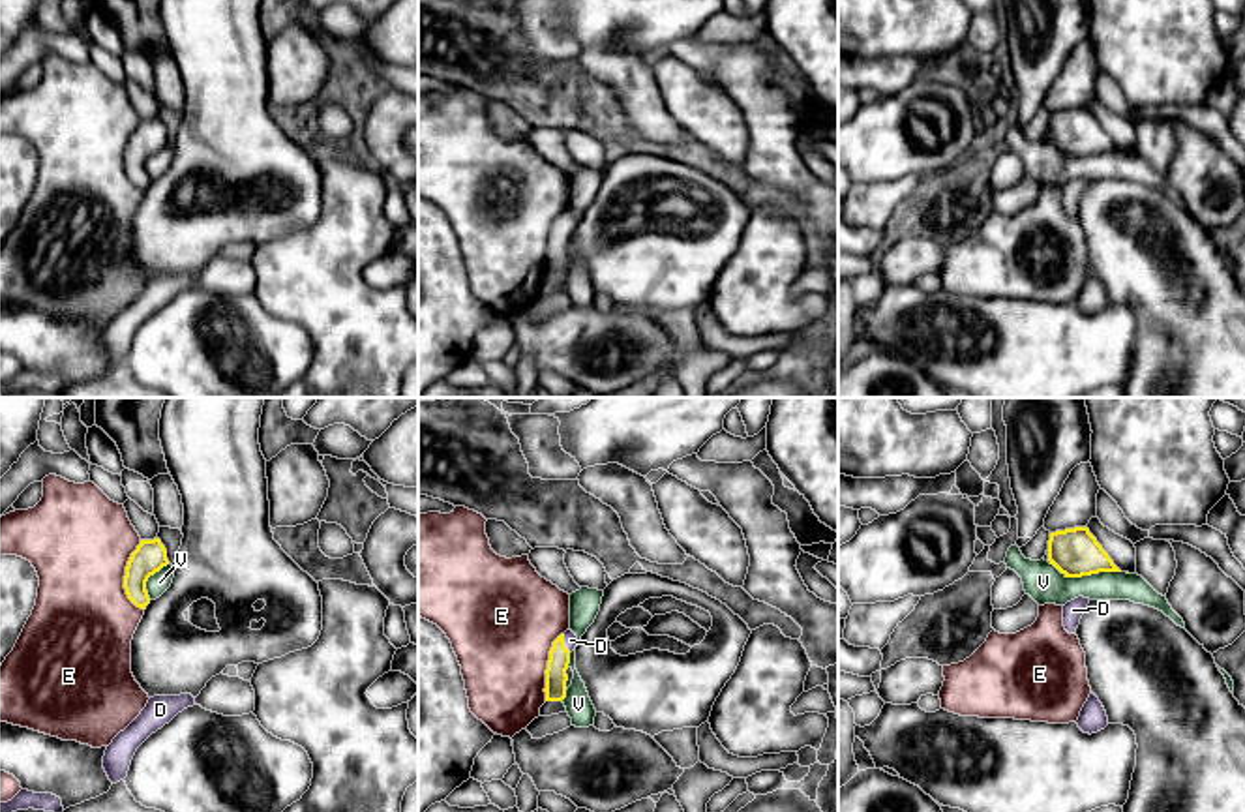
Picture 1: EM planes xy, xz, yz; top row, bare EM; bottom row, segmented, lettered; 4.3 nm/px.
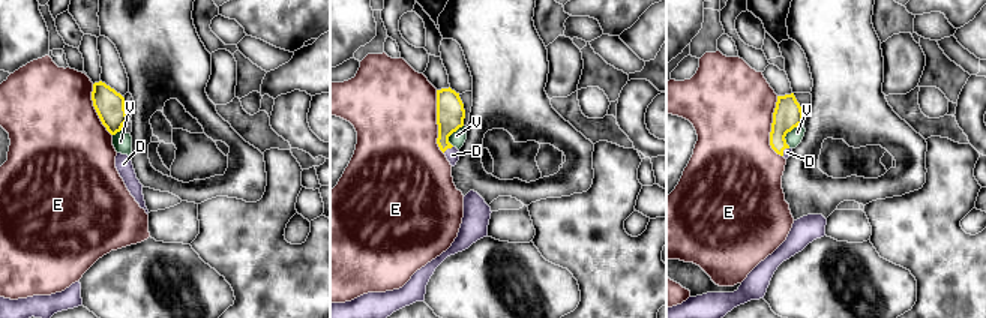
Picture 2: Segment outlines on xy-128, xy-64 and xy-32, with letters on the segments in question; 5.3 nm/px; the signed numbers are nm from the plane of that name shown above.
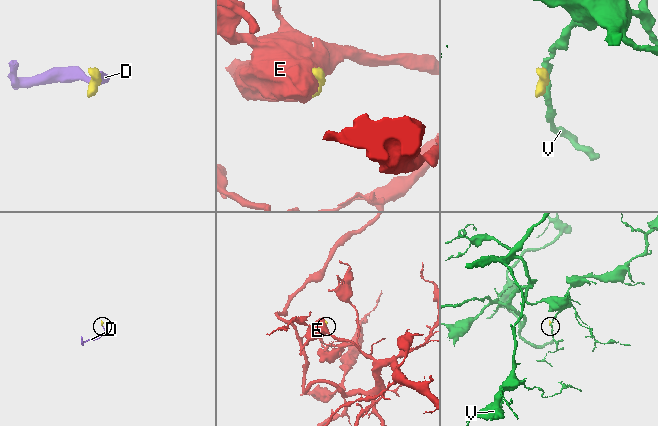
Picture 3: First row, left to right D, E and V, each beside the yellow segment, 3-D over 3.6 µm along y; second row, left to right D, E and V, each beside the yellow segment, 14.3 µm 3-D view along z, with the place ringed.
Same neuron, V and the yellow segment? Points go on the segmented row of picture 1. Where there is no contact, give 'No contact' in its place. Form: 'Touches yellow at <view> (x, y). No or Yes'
Touches yellow at yz (1084, 574). No

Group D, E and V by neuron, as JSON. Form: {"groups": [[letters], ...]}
{"groups": [["D"], ["E"], ["V"]]}

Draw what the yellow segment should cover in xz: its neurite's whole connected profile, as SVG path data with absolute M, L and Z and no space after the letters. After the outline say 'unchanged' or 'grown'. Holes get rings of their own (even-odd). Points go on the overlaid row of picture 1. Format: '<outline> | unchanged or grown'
M566 630L553 641L546 669L546 701L562 701L566 698L566 669L576 645L578 636L572 630Z | grown

